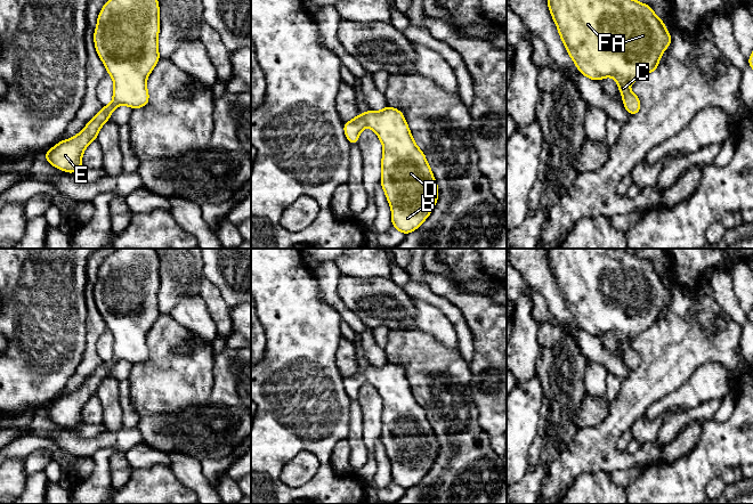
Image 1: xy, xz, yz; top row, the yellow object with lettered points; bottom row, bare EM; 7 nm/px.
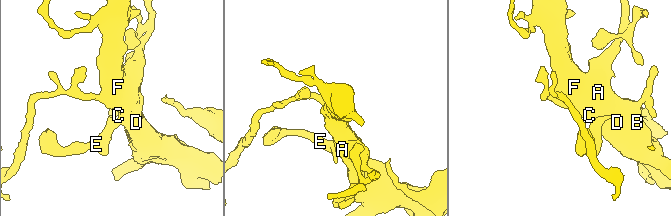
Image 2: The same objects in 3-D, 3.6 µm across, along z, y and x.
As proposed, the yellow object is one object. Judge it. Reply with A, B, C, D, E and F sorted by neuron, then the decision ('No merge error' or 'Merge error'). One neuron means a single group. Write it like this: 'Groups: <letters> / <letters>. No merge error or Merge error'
Groups: A B C D E F. No merge error

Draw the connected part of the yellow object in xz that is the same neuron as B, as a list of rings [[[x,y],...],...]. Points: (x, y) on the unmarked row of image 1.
[[[389,360],[380,367],[366,366],[343,377],[350,400],[357,400],[361,387],[369,382],[382,398],[381,442],[391,462],[392,482],[407,490],[419,483],[438,455],[438,440],[416,401],[402,366]]]

